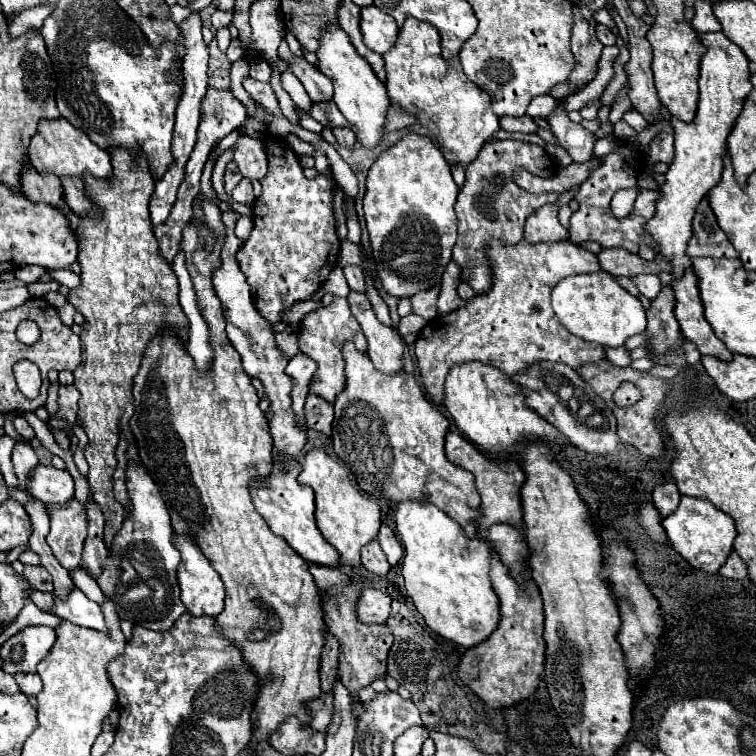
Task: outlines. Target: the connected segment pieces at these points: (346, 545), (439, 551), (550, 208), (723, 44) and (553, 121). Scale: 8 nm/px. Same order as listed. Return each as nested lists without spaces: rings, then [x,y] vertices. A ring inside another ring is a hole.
[[[312,449],[302,459],[302,473],[298,475],[298,481],[302,485],[308,485],[316,493],[316,527],[322,533],[322,537],[338,551],[342,565],[358,567],[360,565],[360,549],[368,545],[376,535],[380,527],[380,507],[374,499],[370,499],[366,493],[358,491],[350,479],[348,473],[340,463],[336,463],[330,455],[324,453],[324,449]]]
[[[420,501],[398,505],[396,529],[404,543],[406,591],[424,623],[464,649],[484,643],[500,621],[500,601],[490,581],[490,547],[482,539],[468,539],[460,525],[436,505]]]
[[[572,189],[562,193],[556,203],[544,205],[538,211],[534,211],[526,219],[524,239],[528,243],[542,243],[542,241],[564,241],[568,239],[568,231],[558,223],[558,209],[566,205],[572,199]]]
[[[722,31],[698,33],[706,53],[700,61],[700,99],[694,123],[684,123],[672,119],[676,137],[676,157],[666,173],[666,183],[660,187],[662,197],[656,203],[656,215],[646,223],[646,231],[654,237],[658,245],[658,255],[672,259],[672,275],[682,275],[686,267],[692,265],[686,255],[686,245],[692,237],[692,217],[706,195],[722,175],[722,155],[726,155],[726,139],[730,129],[742,111],[744,99],[748,97],[750,71],[748,59],[738,45],[734,45]]]
[[[558,103],[556,111],[552,111],[546,121],[552,135],[558,139],[558,145],[562,145],[576,163],[586,163],[588,159],[592,159],[592,147],[596,143],[594,135],[586,131],[580,123],[572,123],[562,103]]]

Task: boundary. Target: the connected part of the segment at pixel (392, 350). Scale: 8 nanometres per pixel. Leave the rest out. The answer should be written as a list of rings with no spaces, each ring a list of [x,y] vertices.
[[[352,291],[348,295],[348,303],[350,303],[352,315],[356,317],[356,321],[364,331],[364,337],[368,339],[368,357],[372,359],[374,367],[386,375],[400,373],[404,367],[404,361],[402,361],[404,343],[398,331],[394,327],[384,327],[376,319],[372,305],[364,293]]]

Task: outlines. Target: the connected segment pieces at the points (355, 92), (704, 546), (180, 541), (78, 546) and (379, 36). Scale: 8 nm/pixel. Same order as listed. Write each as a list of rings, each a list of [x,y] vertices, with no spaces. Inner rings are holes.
[[[338,23],[326,25],[326,29],[320,33],[320,45],[316,49],[316,57],[318,57],[318,69],[334,83],[334,103],[338,105],[340,113],[358,129],[358,141],[366,149],[376,147],[384,135],[386,111],[390,103],[386,95],[386,85],[374,75],[370,63],[356,53],[354,45],[350,43],[350,37]]]
[[[682,497],[678,509],[668,515],[662,521],[666,535],[672,543],[672,547],[696,569],[706,571],[706,573],[718,573],[722,563],[728,559],[732,553],[732,543],[736,539],[736,527],[734,519],[714,505],[706,503],[704,499],[692,499],[692,497]]]
[[[174,533],[172,535],[172,545],[182,555],[182,563],[178,565],[178,583],[180,583],[180,589],[182,589],[182,603],[186,605],[186,609],[192,615],[212,615],[212,617],[216,617],[218,613],[222,613],[222,609],[224,609],[222,579],[218,577],[218,573],[214,573],[214,569],[210,569],[210,561],[206,561],[206,557],[202,557],[202,551],[198,549],[194,537],[190,537],[186,533]]]
[[[70,499],[66,505],[46,505],[50,515],[50,533],[46,541],[58,559],[58,563],[74,571],[82,559],[82,547],[86,539],[86,511],[76,501]]]
[[[374,5],[360,9],[360,31],[364,45],[380,55],[386,53],[394,45],[394,39],[398,37],[394,17],[382,13]]]

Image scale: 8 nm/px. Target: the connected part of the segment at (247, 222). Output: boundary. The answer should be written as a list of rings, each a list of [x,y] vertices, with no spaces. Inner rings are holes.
[[[240,215],[238,223],[236,223],[236,237],[244,243],[250,237],[250,231],[252,231],[252,219],[246,215]]]

